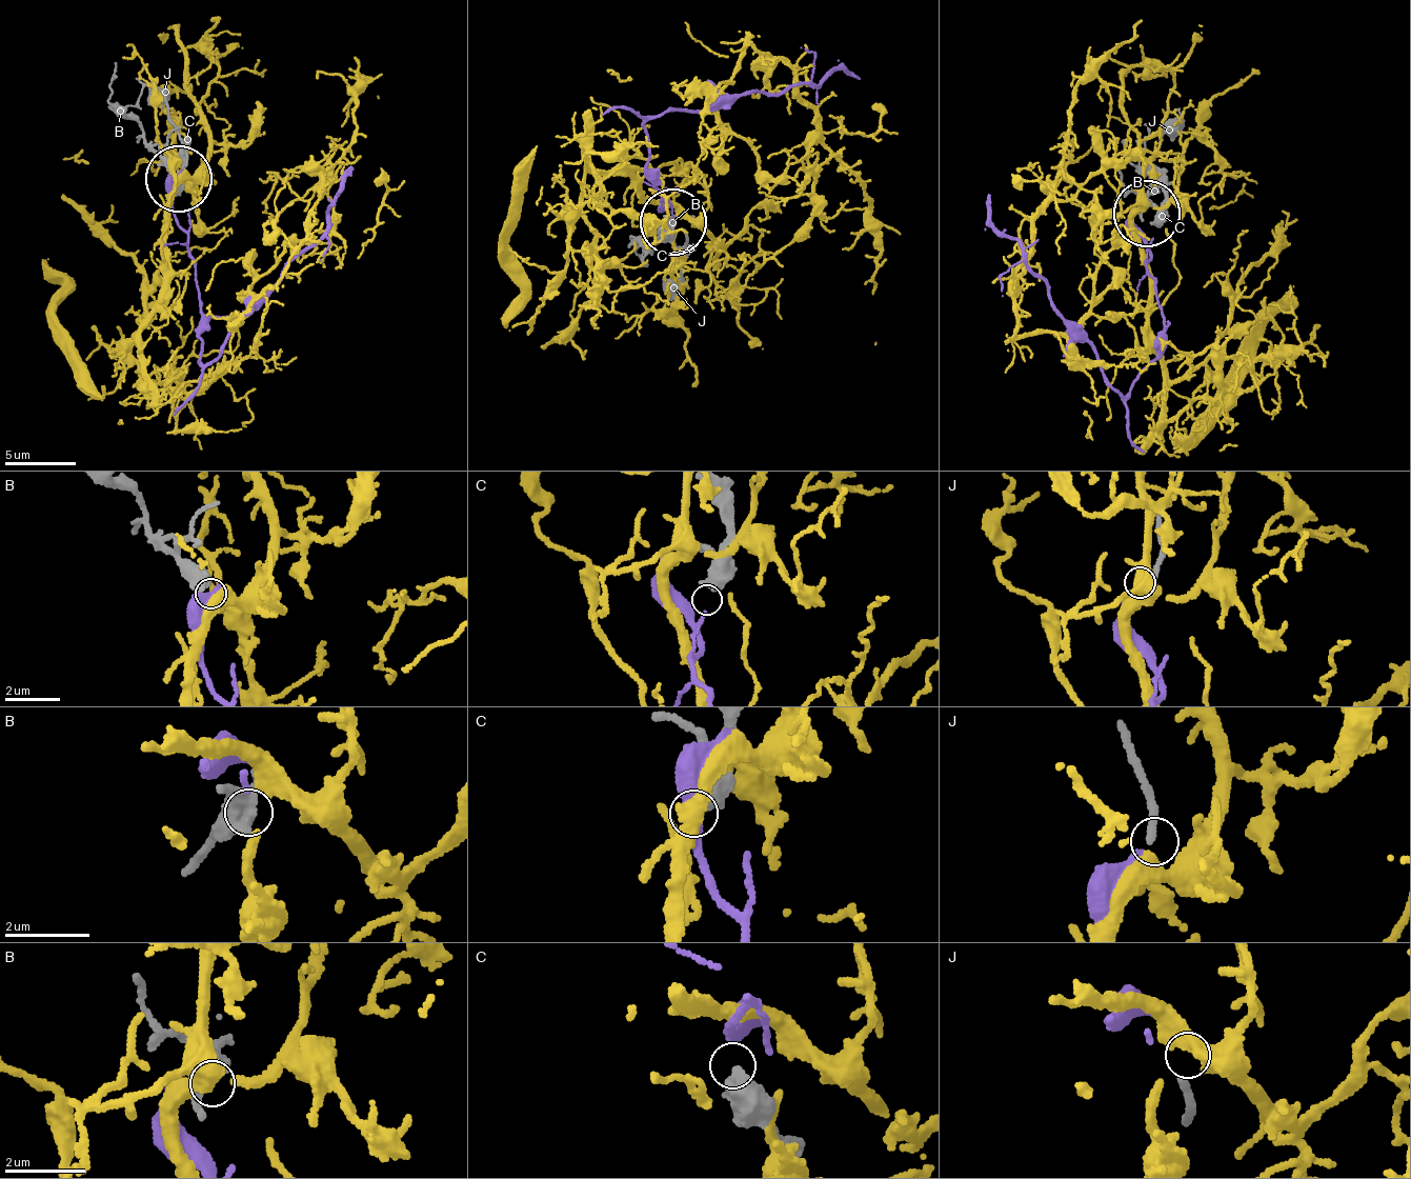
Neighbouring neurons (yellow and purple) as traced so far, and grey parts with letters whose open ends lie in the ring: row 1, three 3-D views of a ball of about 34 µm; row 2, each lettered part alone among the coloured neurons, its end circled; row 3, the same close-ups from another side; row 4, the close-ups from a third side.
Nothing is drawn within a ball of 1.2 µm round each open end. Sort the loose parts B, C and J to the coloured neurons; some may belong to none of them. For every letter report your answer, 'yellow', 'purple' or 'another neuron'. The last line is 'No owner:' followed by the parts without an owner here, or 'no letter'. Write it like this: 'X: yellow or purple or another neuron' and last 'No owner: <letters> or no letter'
B: yellow
C: another neuron
J: purple
No owner: C

